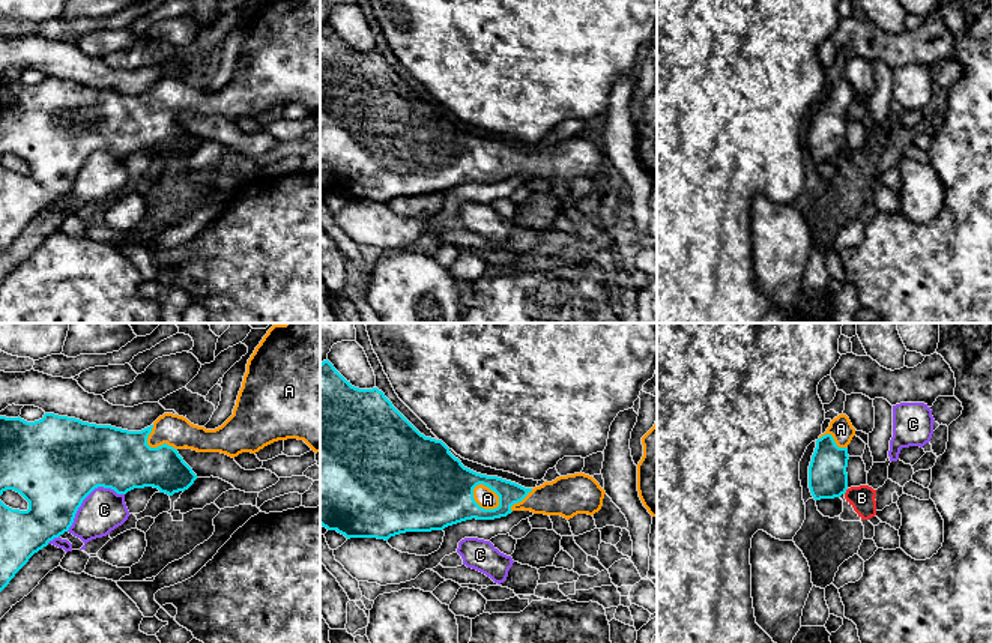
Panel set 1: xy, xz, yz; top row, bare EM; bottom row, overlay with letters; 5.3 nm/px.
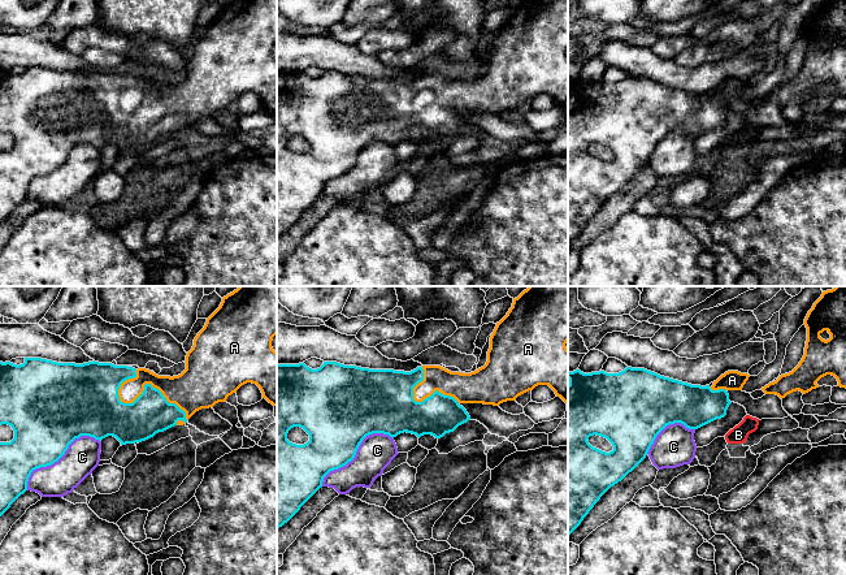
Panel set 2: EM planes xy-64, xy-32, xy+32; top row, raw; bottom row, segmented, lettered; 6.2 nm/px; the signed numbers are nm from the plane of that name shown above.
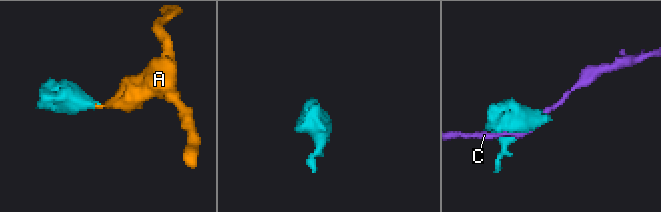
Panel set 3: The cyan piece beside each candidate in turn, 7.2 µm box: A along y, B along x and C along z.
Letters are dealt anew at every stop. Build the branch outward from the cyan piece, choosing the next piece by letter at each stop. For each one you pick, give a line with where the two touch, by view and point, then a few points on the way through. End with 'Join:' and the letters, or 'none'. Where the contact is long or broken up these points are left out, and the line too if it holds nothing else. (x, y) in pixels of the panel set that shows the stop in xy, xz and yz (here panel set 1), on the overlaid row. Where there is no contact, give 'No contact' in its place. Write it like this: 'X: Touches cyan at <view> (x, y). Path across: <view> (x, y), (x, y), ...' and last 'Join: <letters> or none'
A: Touches cyan at xz (480, 507)
Join: A

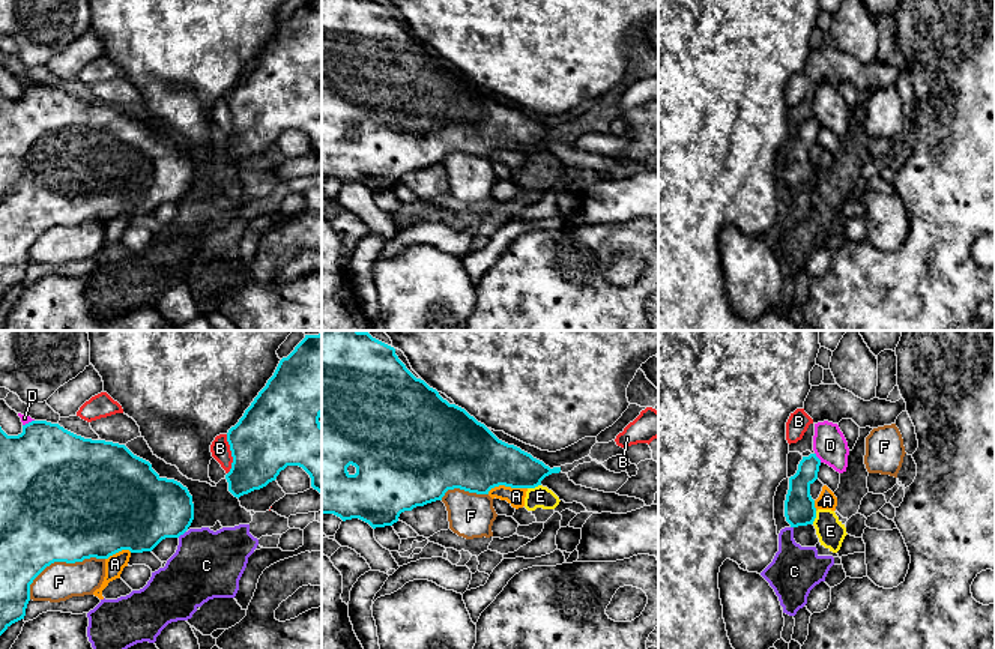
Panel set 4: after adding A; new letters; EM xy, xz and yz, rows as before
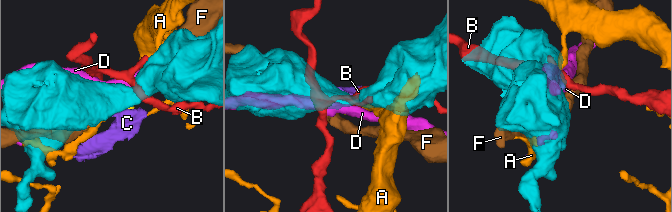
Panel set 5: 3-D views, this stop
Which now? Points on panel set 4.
Join: none

